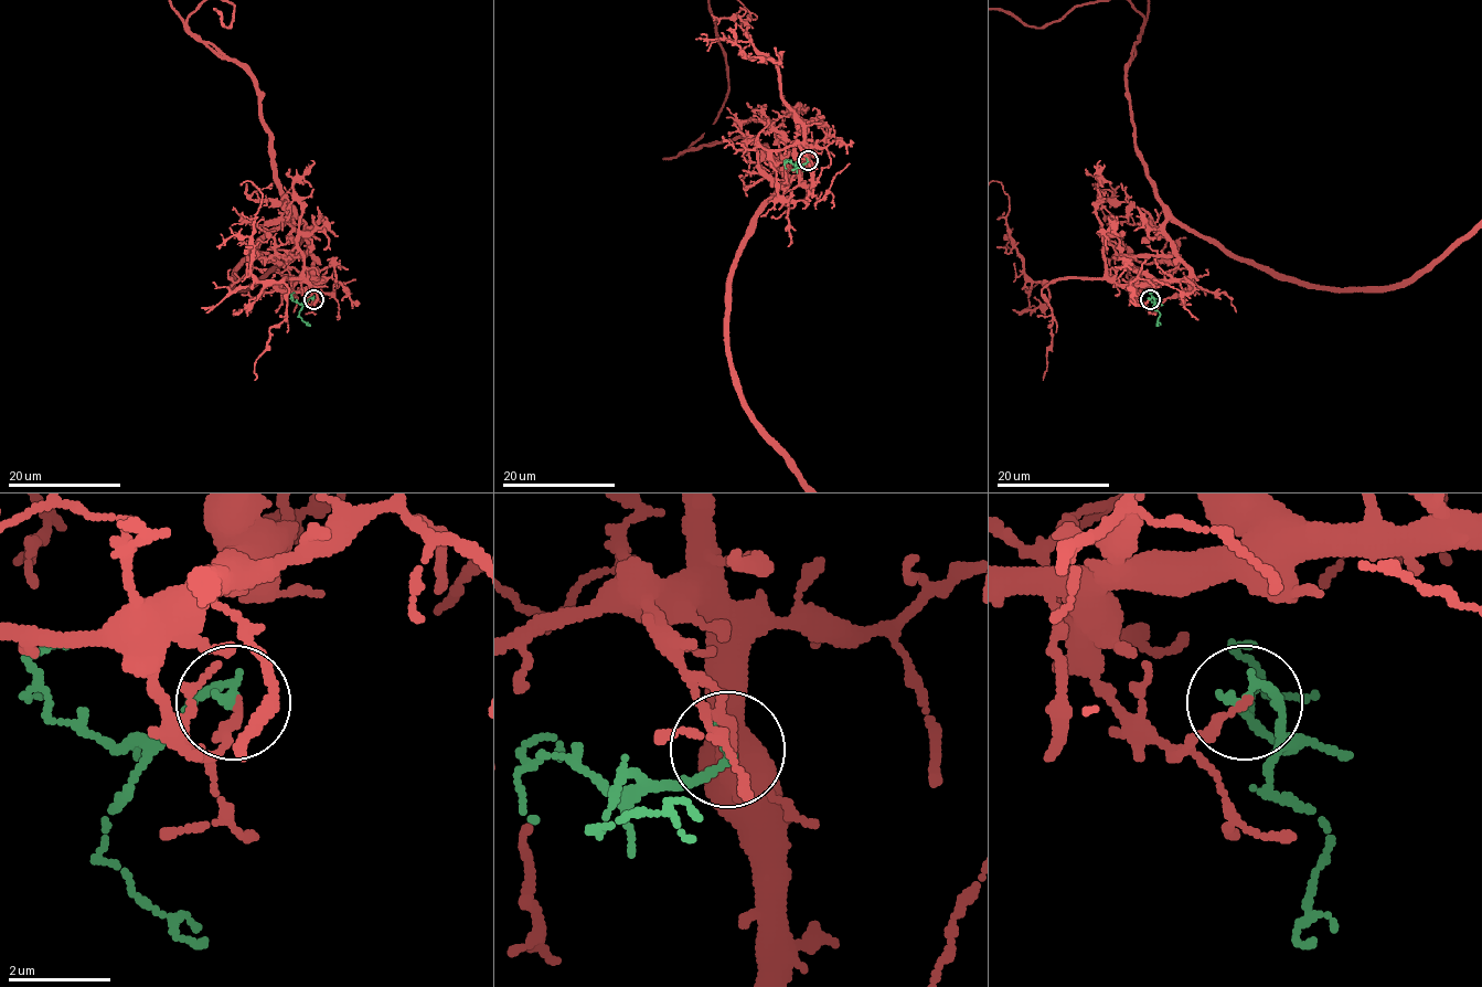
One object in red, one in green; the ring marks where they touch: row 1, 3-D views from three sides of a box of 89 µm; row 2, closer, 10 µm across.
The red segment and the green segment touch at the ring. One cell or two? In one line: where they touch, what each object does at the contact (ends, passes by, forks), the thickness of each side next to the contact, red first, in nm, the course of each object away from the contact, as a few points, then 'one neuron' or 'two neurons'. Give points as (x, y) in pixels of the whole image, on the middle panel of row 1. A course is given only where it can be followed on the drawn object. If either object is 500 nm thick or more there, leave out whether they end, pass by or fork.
at (808, 160); red ends there; green ends there; 170 nm thick on the red side, 170 nm on the other; red runs (807, 160), (805, 145), (807, 199), (753, 138), (681, 154), (720, 114), (726, 56); green runs (807, 160), (802, 165), (797, 163), (792, 170), (805, 169); two neurons

